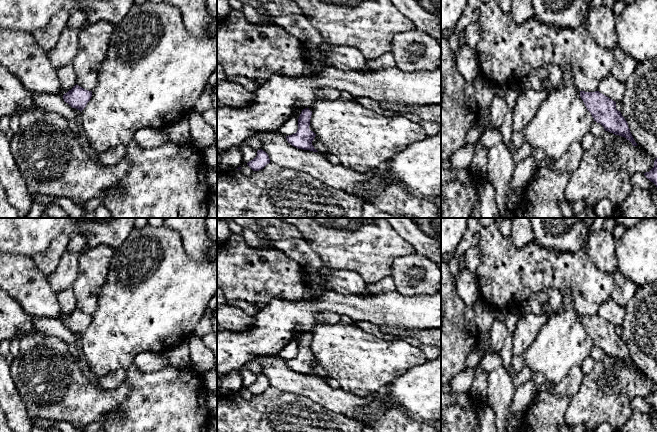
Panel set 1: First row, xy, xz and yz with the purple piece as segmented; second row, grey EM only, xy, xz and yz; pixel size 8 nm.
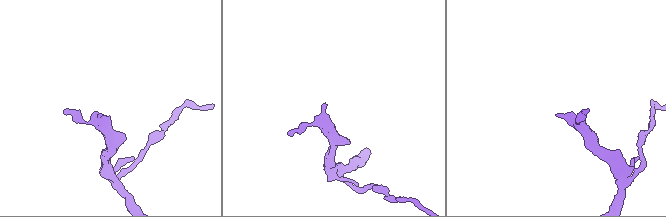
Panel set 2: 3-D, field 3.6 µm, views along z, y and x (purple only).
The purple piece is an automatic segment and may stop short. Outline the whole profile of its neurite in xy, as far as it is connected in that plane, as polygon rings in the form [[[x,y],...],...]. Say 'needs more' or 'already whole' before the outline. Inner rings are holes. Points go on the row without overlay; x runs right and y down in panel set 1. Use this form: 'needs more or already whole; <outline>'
already whole; [[[77,308],[63,319],[63,323],[72,332],[82,336],[92,321],[92,315],[88,315]]]

